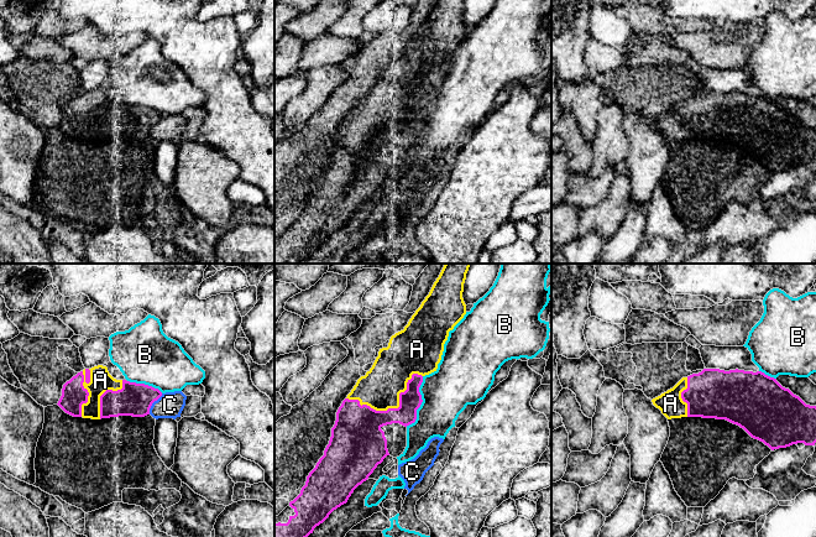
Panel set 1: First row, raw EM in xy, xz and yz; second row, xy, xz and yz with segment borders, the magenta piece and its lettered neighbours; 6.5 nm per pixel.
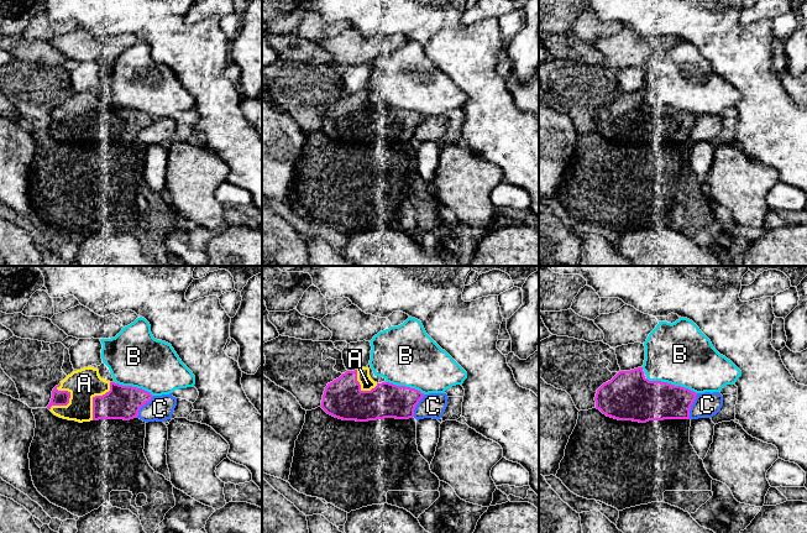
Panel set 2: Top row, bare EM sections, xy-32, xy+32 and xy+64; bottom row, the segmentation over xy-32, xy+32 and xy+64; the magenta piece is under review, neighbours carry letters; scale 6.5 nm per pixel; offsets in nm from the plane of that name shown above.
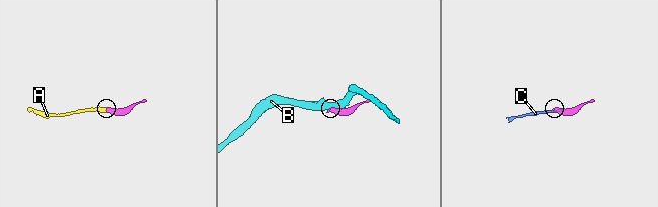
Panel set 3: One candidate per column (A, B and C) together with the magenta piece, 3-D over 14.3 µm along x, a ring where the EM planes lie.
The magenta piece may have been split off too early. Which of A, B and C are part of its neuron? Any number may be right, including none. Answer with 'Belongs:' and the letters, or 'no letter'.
Belongs: A

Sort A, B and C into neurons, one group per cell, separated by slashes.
A / B / C

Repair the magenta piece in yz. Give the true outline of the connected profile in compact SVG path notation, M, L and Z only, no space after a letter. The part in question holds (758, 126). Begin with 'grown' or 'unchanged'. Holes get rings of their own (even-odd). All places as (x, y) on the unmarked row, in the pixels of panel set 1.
grown; M703 92L682 100L673 111L652 122L668 141L702 140L726 142L743 151L771 173L793 167L816 166L816 129L806 127L776 101L762 94Z

